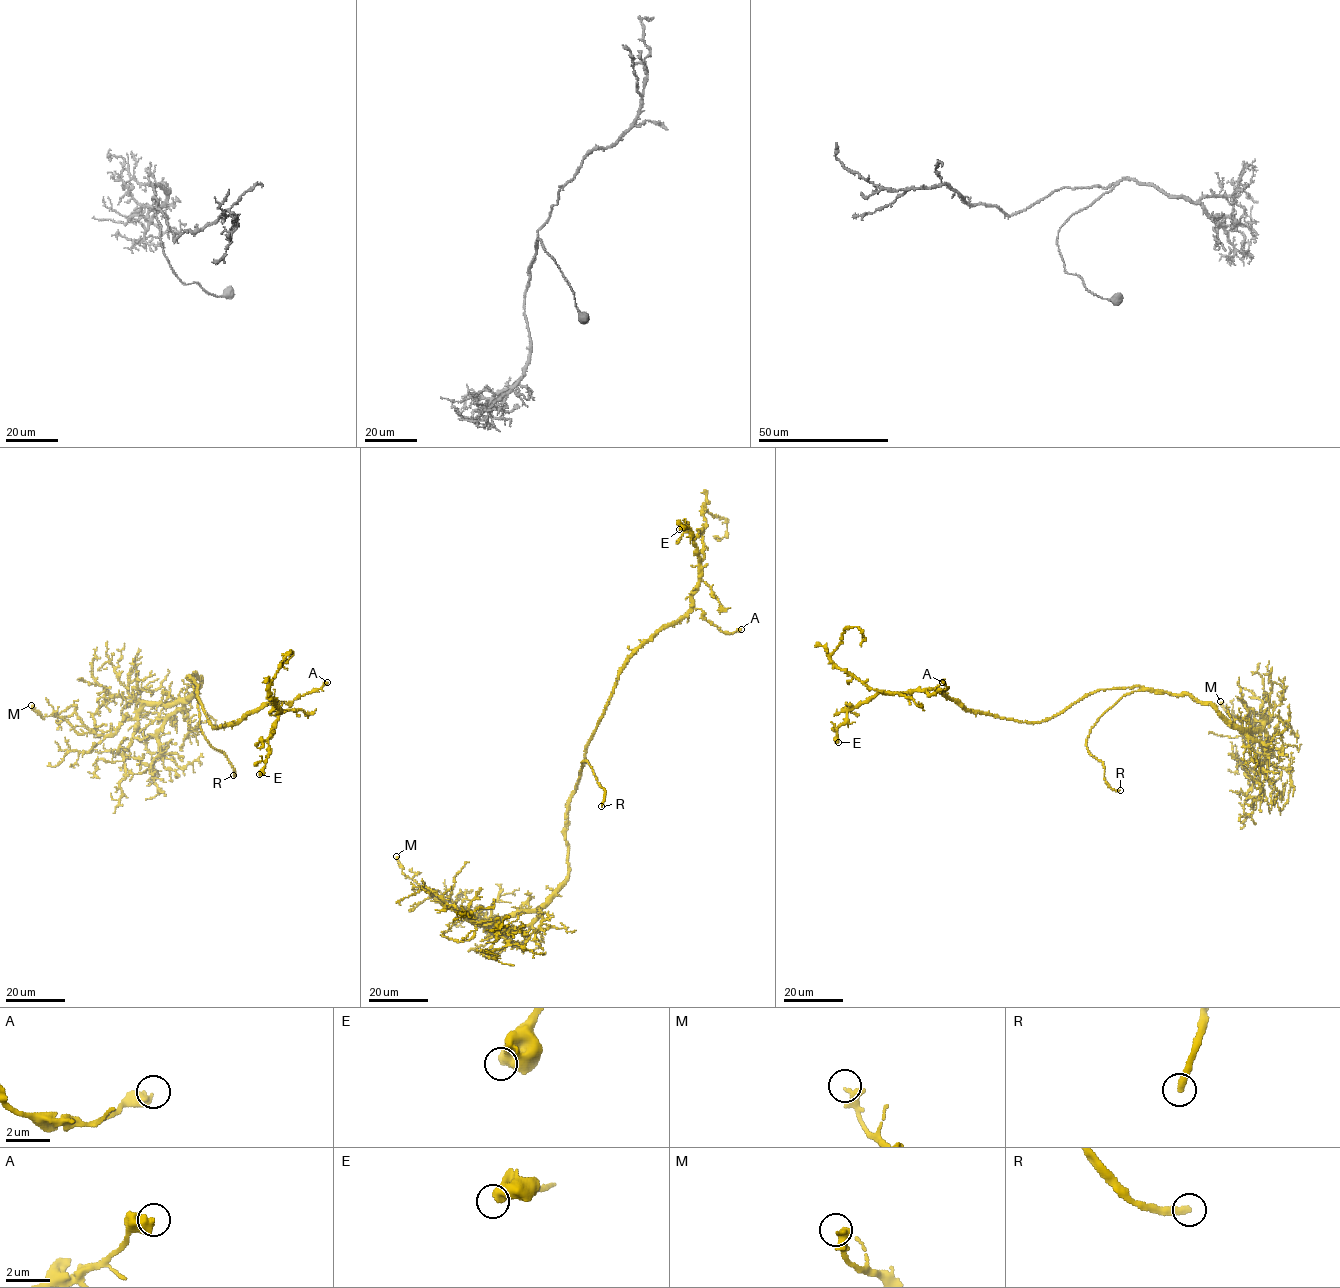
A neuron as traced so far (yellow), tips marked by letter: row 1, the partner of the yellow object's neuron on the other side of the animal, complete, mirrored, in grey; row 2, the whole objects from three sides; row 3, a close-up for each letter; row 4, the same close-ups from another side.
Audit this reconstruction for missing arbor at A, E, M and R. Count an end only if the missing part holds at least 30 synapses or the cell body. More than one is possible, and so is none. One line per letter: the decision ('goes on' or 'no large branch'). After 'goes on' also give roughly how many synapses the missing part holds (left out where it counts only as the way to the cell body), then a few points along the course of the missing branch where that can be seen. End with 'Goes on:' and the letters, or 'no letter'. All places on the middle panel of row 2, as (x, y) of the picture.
A: no large branch
E: no large branch
M: no large branch
R: goes on; course (601, 806), (602, 820), (614, 832)
Goes on: R

